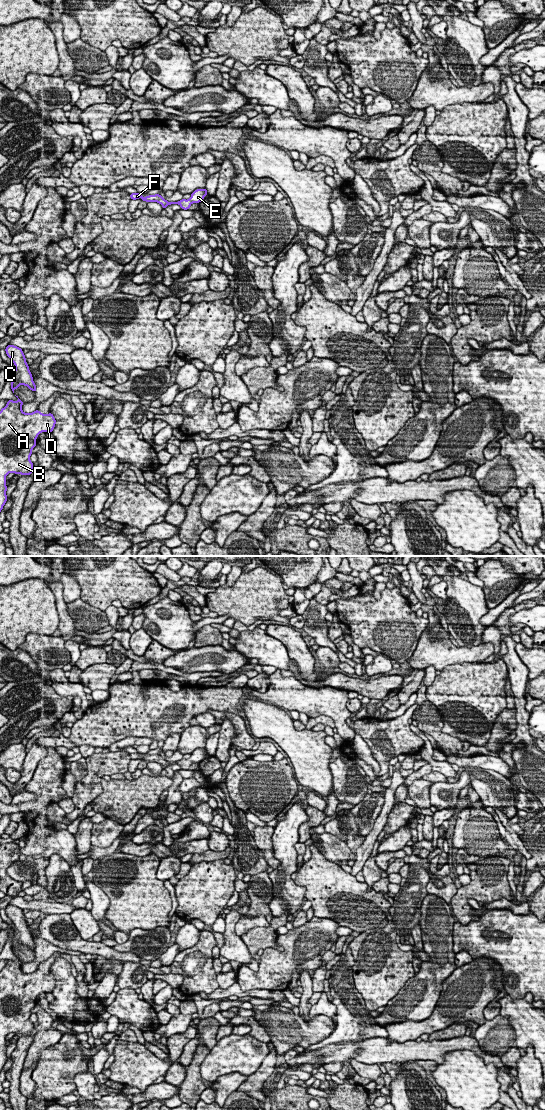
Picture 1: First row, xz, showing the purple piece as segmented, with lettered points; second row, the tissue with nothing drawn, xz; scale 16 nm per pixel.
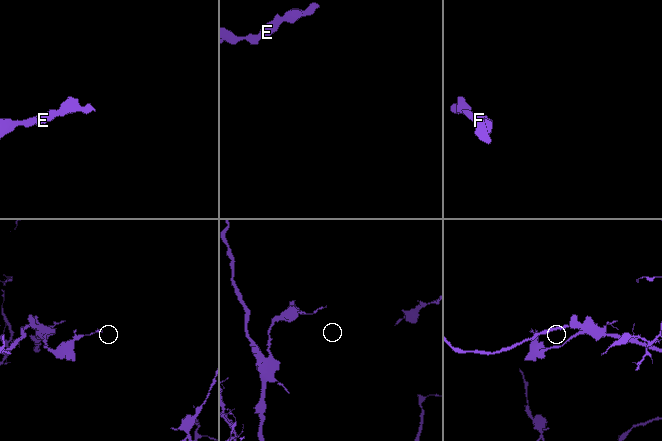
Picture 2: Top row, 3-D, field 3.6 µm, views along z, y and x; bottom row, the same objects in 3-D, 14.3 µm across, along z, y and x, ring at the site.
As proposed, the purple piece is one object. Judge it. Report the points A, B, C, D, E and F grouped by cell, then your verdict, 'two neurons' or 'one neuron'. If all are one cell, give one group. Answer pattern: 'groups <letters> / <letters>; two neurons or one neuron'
groups A B C D E F; one neuron

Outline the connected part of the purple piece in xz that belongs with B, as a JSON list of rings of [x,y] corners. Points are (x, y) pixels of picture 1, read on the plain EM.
[[[18,958],[17,961],[8,960],[0,971],[0,1072],[7,1061],[6,1036],[14,1032],[16,1035],[30,1035],[34,1028],[30,1021],[32,1009],[36,1006],[36,999],[42,992],[51,993],[55,988],[56,980],[52,973],[42,974],[39,970],[32,973],[24,973],[24,963]]]

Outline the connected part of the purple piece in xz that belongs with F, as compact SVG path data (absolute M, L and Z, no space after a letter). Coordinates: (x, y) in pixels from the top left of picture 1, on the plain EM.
M204 748L204 749L196 749L191 754L191 757L188 760L182 759L182 760L177 761L177 762L168 762L167 760L164 759L164 757L162 757L159 754L149 755L149 756L143 757L140 753L131 753L130 758L132 760L136 760L136 759L141 758L142 761L157 762L157 763L160 763L162 765L163 769L165 769L170 764L171 765L179 764L181 769L188 770L192 763L200 763L206 755L208 755L208 753L207 753L206 748Z

